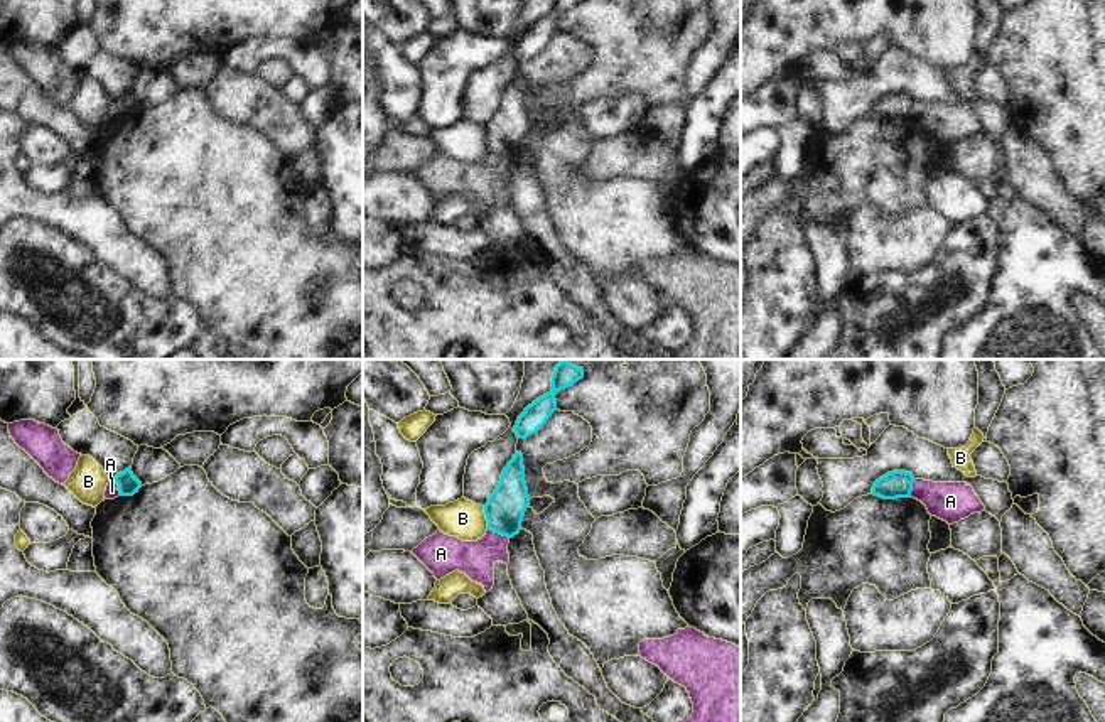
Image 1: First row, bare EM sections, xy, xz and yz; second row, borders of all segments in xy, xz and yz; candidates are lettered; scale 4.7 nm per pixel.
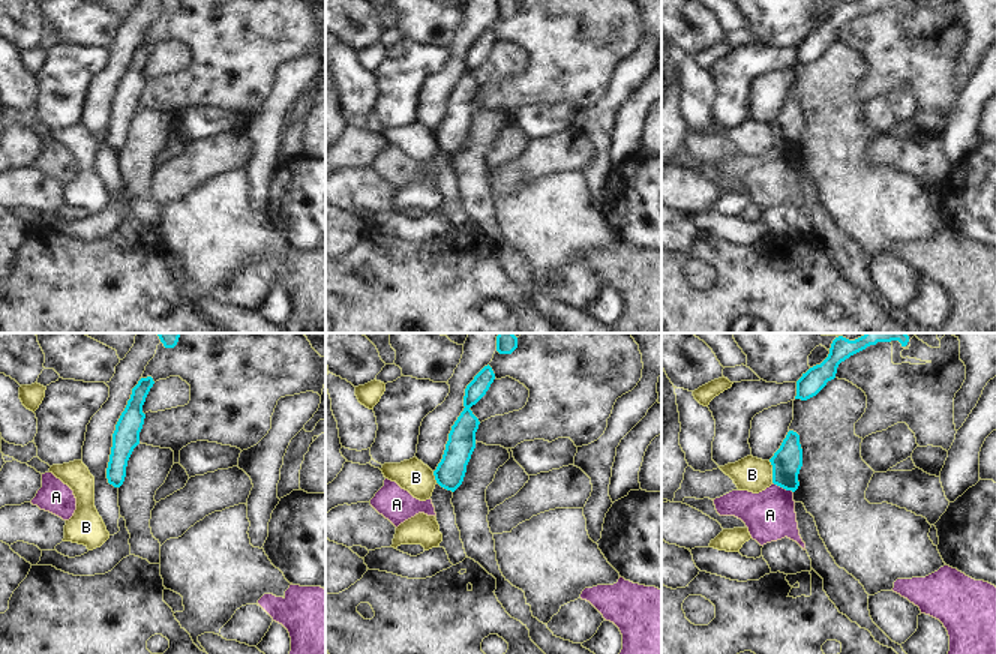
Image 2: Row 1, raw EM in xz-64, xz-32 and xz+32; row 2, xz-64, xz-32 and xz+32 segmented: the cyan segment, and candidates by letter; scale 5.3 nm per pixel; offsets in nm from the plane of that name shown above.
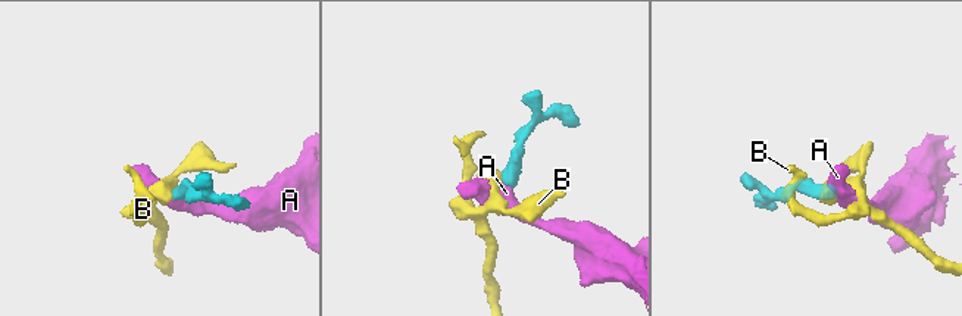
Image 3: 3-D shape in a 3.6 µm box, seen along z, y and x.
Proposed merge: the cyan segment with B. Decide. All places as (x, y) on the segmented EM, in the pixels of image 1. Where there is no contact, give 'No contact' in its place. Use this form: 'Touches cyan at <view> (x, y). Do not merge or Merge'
Touches cyan at xz (486, 518). Do not merge

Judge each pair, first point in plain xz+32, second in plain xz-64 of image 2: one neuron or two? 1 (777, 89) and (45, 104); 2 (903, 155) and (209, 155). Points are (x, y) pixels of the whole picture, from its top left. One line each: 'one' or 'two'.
1: two
2: one

